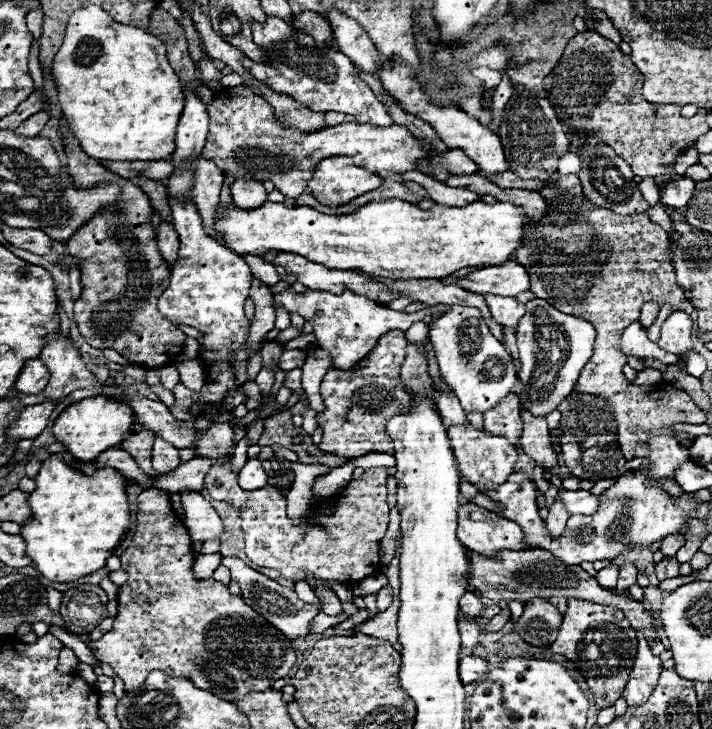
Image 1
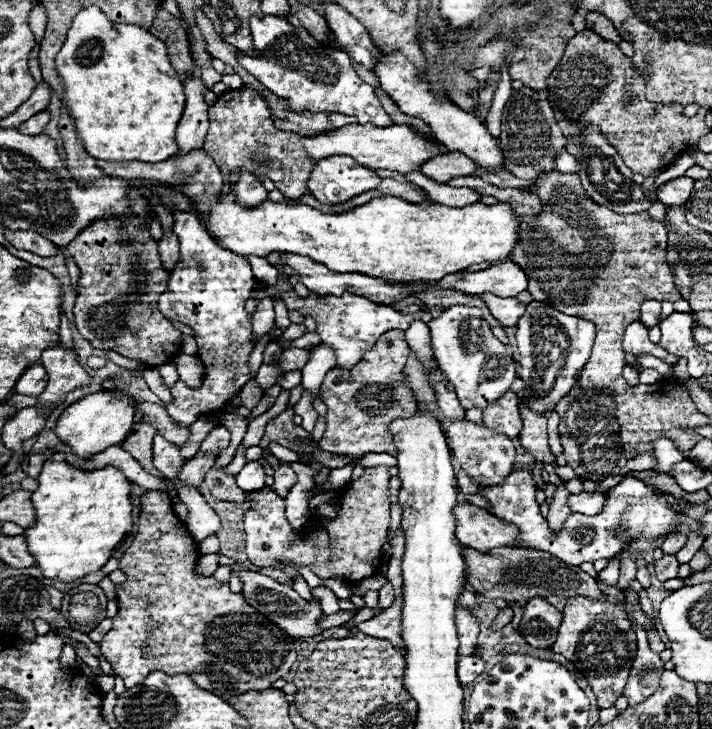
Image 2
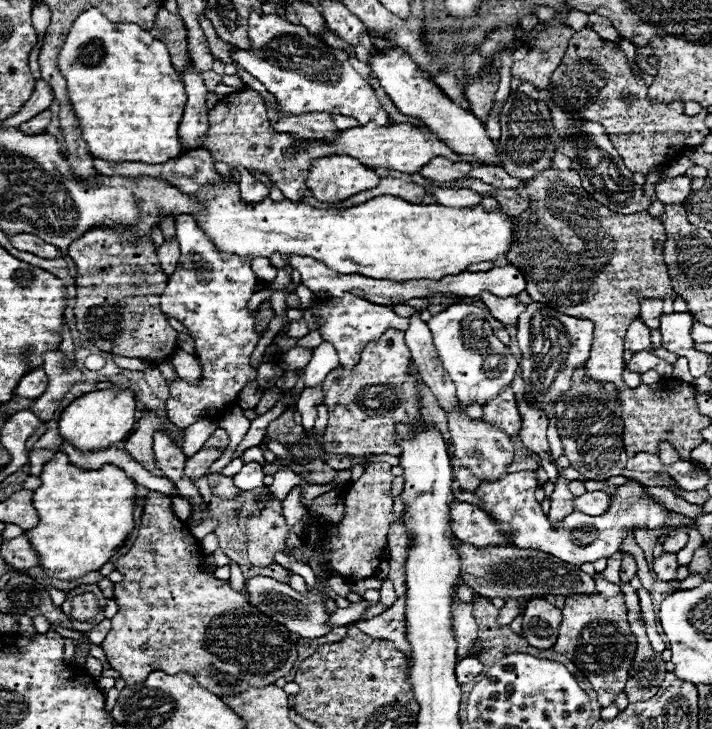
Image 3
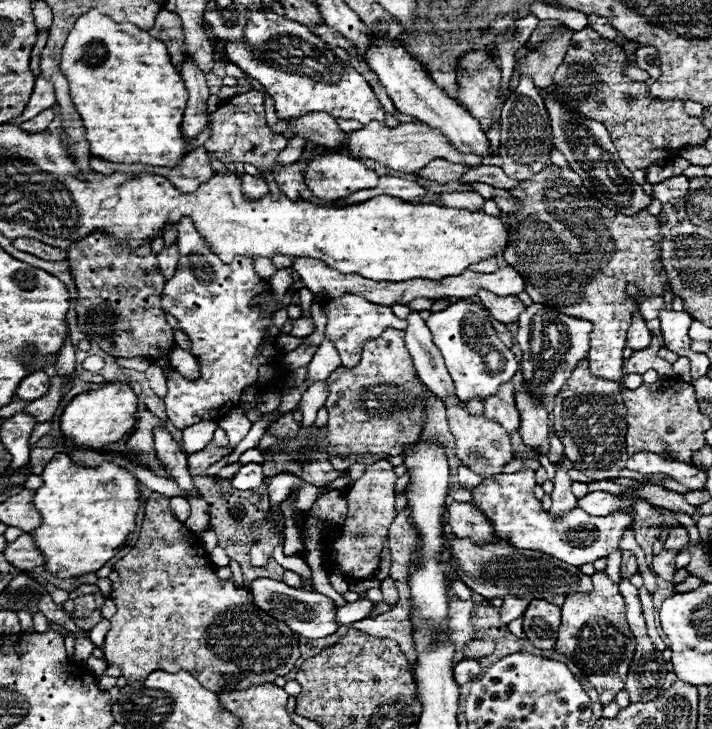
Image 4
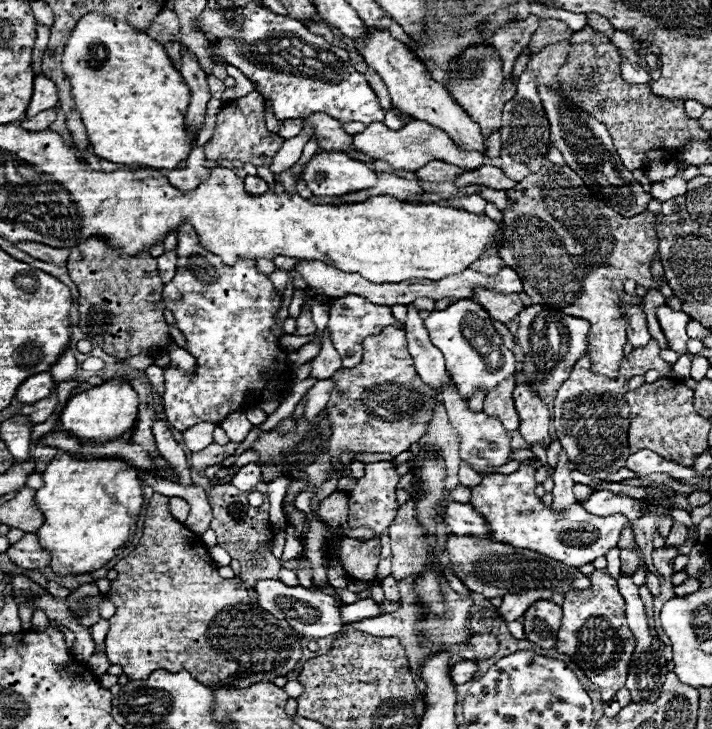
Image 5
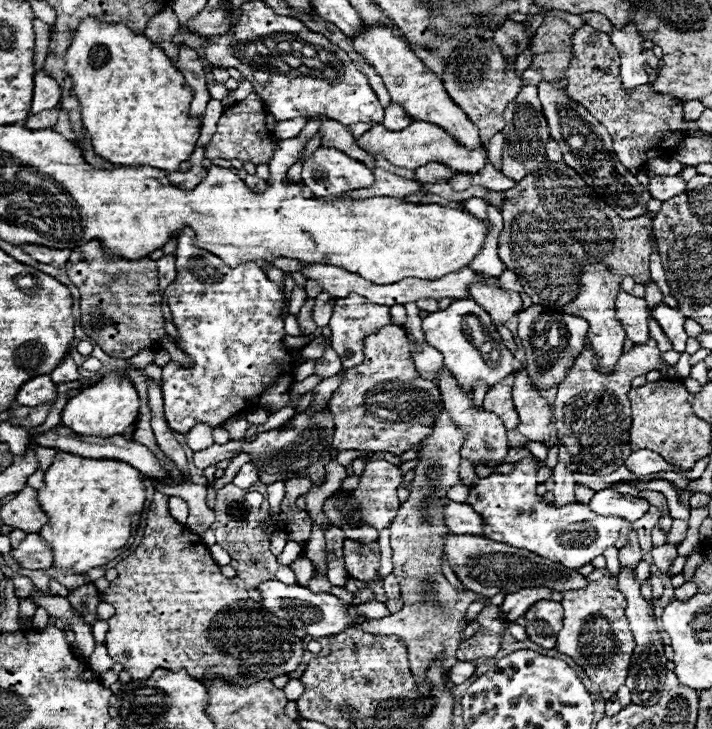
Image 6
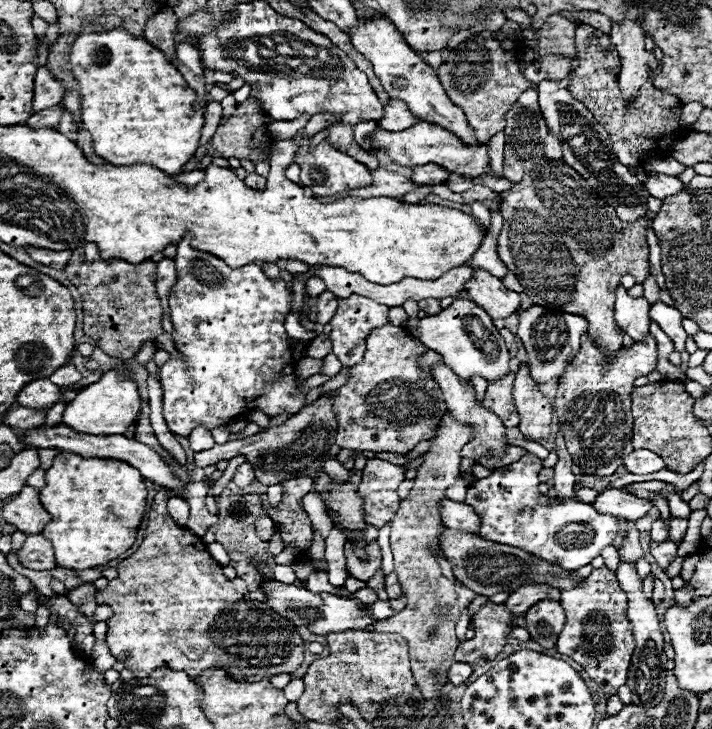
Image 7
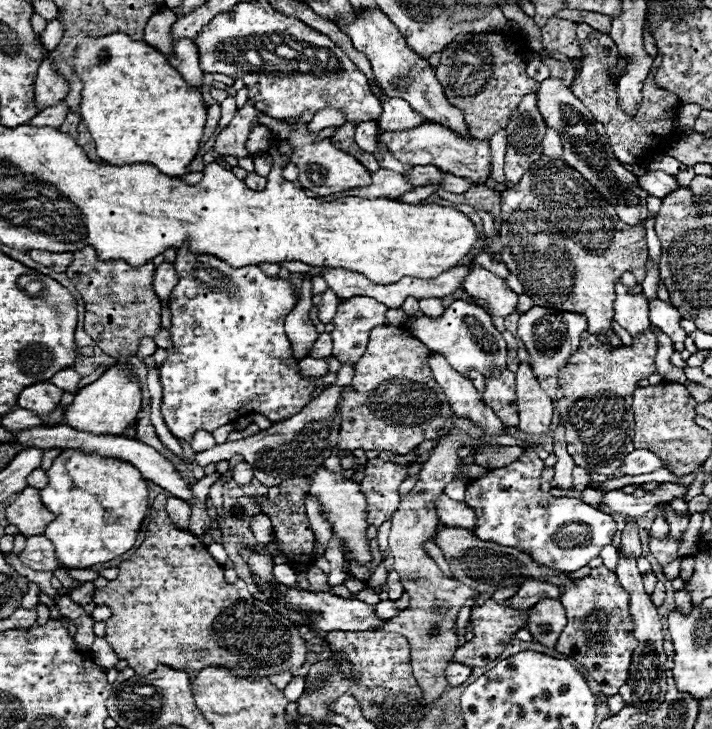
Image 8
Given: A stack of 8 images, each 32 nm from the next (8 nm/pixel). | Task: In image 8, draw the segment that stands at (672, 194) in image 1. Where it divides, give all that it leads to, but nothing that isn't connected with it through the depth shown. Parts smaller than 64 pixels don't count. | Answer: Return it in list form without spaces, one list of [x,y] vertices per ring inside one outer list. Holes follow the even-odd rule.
[[[646,172],[644,176],[638,178],[638,184],[650,196],[656,196],[656,198],[664,198],[664,196],[672,194],[676,188],[680,188],[676,178],[670,174],[664,174],[664,172]]]

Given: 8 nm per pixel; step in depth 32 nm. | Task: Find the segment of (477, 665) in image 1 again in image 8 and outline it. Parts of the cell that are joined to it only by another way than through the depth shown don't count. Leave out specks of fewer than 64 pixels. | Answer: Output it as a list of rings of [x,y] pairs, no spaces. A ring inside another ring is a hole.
[[[452,662],[452,664],[448,666],[448,670],[446,670],[448,684],[450,684],[450,686],[460,686],[460,684],[470,676],[470,672],[472,672],[472,668],[468,668],[466,664],[456,664],[456,662]]]

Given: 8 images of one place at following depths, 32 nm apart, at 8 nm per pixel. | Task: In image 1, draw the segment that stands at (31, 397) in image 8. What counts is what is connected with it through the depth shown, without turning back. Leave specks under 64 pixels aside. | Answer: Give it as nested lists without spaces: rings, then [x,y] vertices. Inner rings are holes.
[[[40,358],[28,360],[16,380],[16,390],[22,394],[38,394],[46,388],[50,376],[48,376],[48,368],[42,364]]]

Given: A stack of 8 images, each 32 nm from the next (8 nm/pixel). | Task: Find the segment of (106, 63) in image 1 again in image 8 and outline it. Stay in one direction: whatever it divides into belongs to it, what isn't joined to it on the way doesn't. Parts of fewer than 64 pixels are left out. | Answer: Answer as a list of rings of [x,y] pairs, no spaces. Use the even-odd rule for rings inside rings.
[[[112,32],[98,38],[88,36],[80,42],[74,50],[72,66],[82,80],[80,116],[96,142],[98,156],[106,164],[152,164],[168,176],[184,176],[188,172],[186,166],[200,146],[202,128],[206,124],[206,106],[202,104],[202,94],[184,82],[180,72],[168,64],[162,52],[144,40],[132,40],[124,32]]]

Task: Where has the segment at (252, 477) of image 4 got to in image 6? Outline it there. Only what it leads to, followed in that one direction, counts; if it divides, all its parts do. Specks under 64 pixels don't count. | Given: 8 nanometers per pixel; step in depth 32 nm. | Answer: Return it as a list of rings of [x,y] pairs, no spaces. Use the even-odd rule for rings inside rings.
[[[252,462],[244,464],[238,470],[238,474],[234,476],[234,480],[232,480],[232,484],[238,486],[238,488],[242,488],[242,490],[250,490],[256,482],[258,482],[258,468]]]

